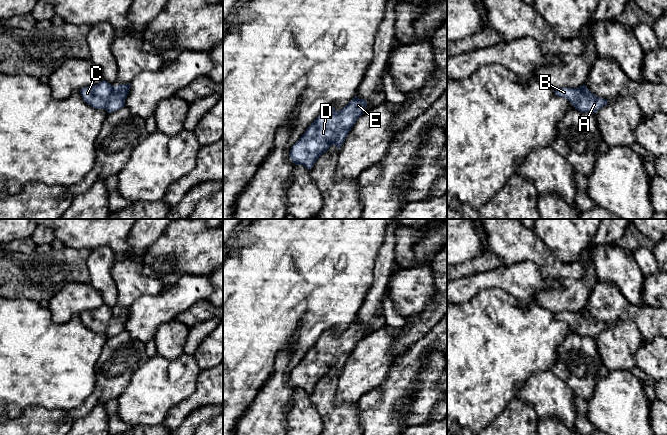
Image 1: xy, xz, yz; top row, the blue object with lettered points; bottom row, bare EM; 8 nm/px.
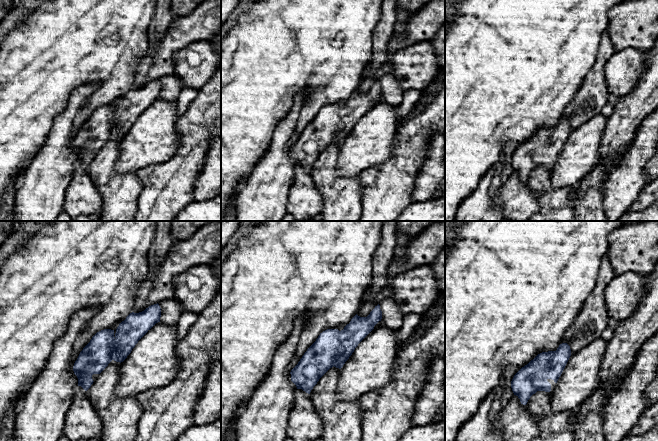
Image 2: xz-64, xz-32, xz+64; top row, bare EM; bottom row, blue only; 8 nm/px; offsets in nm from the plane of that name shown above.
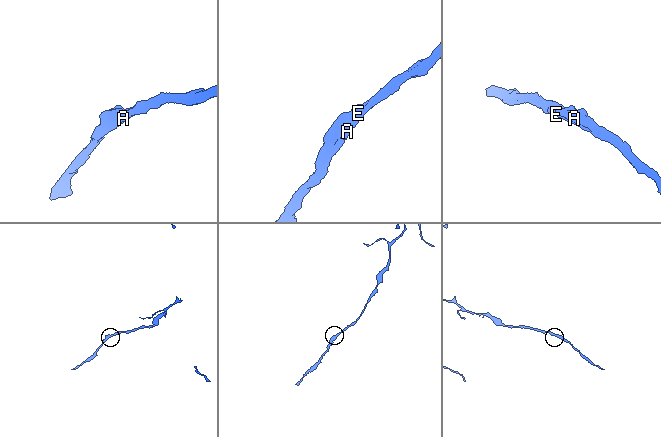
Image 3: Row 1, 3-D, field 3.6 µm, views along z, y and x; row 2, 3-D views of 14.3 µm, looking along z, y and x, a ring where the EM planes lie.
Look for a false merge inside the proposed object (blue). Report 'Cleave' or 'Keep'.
Keep

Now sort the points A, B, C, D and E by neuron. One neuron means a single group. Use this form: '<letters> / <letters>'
A B C D E

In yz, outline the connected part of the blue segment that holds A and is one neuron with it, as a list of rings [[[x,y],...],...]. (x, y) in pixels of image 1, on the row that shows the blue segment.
[[[585,84],[577,88],[558,88],[554,92],[556,96],[570,101],[574,108],[580,112],[594,114],[608,104],[607,99],[595,96],[588,90]]]

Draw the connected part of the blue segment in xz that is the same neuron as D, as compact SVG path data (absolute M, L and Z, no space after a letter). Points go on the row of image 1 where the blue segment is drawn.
M354 97L339 112L333 106L324 108L291 147L291 161L310 170L330 146L334 145L340 149L357 119L364 114L367 104L366 100Z

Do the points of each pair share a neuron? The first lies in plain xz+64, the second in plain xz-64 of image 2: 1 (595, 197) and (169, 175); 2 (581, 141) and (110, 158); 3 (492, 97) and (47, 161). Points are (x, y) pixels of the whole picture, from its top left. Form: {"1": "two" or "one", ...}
{"1": "one", "2": "two", "3": "two"}

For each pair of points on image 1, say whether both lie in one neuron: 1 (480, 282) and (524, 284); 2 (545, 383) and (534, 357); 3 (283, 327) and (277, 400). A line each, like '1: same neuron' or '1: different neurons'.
1: same neuron
2: different neurons
3: different neurons

